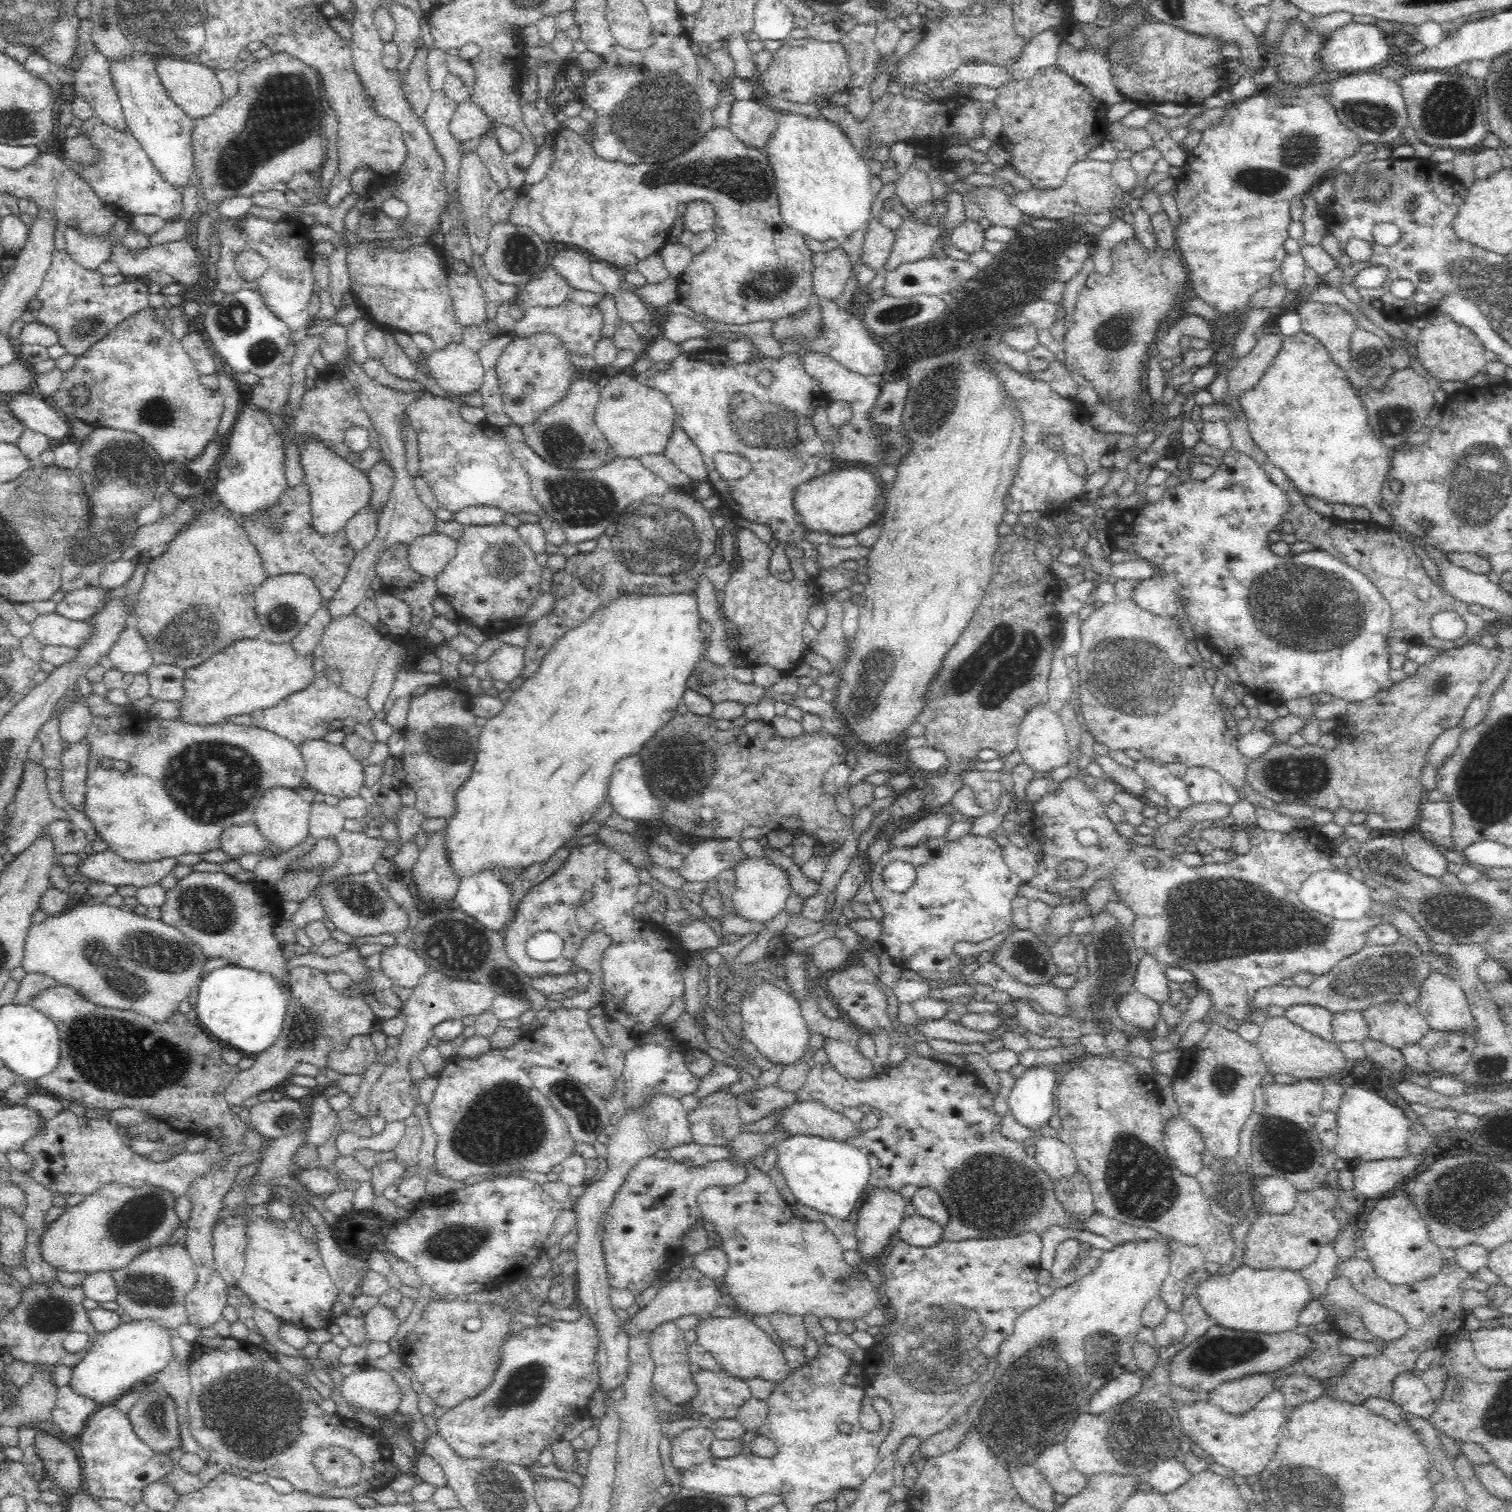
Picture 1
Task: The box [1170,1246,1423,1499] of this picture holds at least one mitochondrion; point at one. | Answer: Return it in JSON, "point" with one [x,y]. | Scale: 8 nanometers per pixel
{"point":[1217,1352]}

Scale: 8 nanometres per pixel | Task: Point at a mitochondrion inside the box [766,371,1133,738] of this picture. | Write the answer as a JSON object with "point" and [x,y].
{"point":[976,675]}

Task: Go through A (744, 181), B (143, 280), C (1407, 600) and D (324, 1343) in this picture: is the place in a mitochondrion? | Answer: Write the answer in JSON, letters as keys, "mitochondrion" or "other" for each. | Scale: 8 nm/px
{"A":"mitochondrion","B":"other","C":"other","D":"other"}

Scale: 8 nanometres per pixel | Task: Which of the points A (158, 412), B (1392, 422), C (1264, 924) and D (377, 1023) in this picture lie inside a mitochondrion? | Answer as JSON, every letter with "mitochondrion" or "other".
{"A":"mitochondrion","B":"mitochondrion","C":"mitochondrion","D":"other"}

